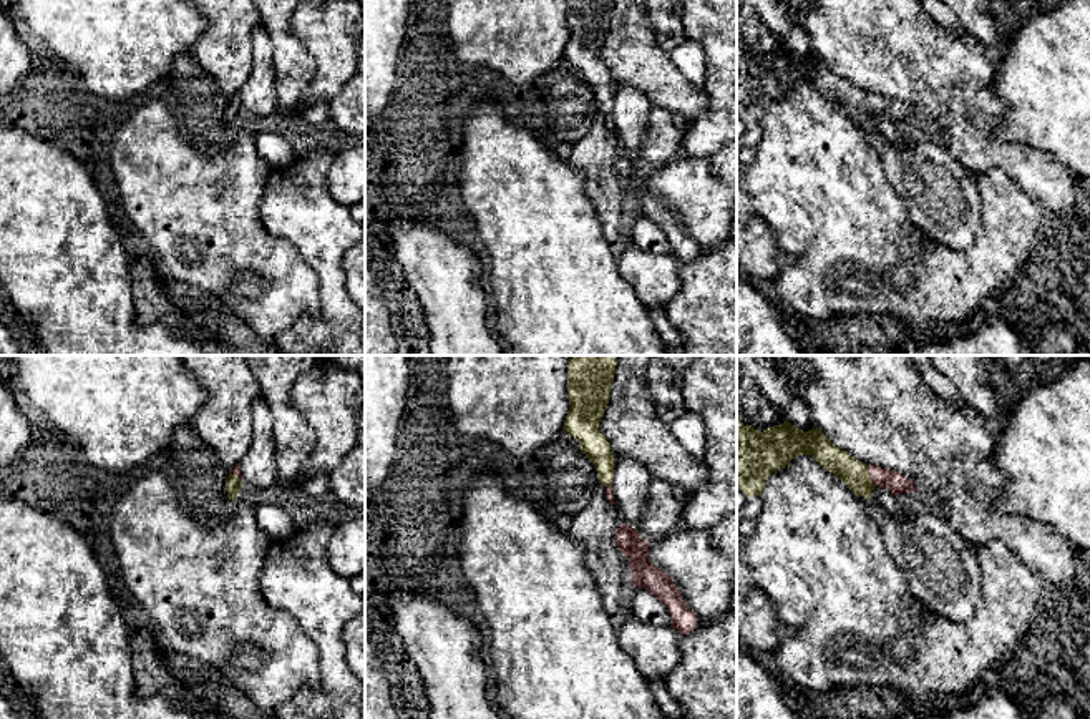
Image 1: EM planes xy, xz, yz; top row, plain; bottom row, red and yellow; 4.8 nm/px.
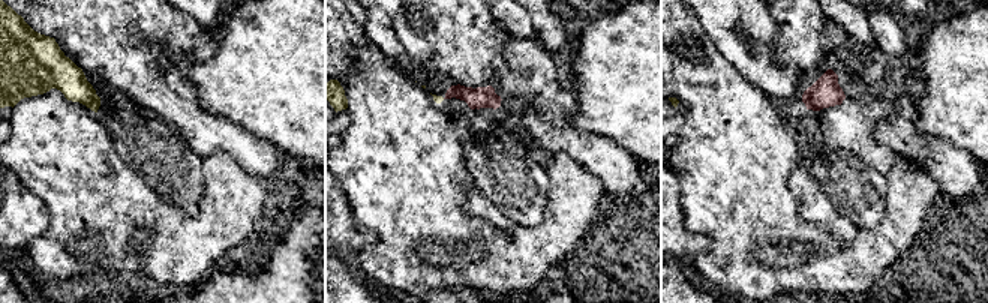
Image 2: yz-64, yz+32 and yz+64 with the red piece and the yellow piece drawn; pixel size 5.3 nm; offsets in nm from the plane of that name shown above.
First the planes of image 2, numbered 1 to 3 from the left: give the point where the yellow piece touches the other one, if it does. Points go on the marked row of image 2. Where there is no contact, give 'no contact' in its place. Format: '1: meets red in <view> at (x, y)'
1: no contact
2: no contact
3: no contact

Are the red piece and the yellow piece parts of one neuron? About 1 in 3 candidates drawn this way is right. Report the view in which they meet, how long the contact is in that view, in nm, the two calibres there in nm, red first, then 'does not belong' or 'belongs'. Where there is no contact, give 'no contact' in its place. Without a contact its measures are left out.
contact in yz; length 110 nm; calibres 100 and 140 nm; belongs

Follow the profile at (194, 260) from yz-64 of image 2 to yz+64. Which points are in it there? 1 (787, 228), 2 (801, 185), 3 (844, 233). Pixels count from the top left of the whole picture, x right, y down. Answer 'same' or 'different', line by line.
1: same
2: different
3: different

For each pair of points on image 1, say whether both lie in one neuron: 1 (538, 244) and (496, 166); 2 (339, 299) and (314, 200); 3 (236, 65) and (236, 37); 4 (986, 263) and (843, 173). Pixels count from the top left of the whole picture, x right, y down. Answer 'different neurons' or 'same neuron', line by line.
1: same neuron
2: same neuron
3: same neuron
4: same neuron

